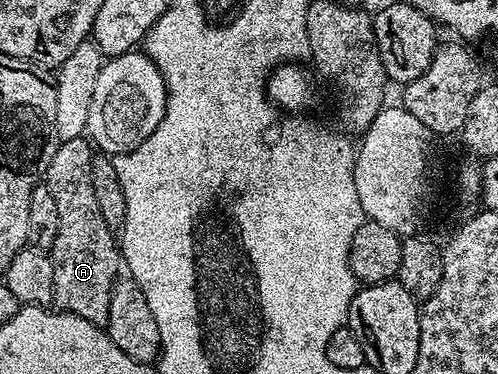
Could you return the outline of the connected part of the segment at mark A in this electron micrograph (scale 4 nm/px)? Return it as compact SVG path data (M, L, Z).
M85 136L60 141L47 166L43 182L51 190L55 206L59 209L59 234L55 234L51 249L55 266L53 304L60 311L105 326L109 322L111 290L119 279L117 271L122 271L123 261L114 229L107 226L91 186L94 155L94 145Z

